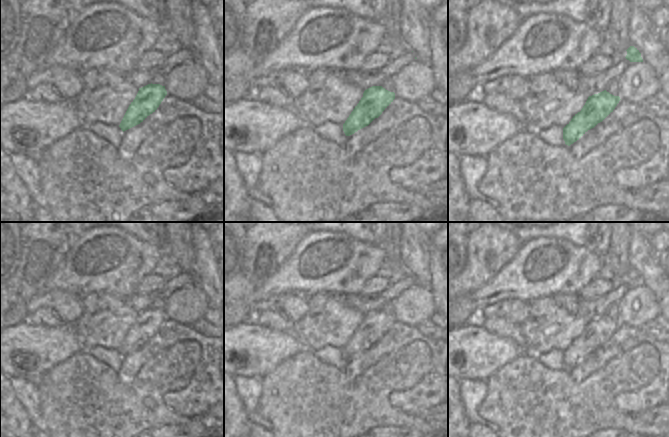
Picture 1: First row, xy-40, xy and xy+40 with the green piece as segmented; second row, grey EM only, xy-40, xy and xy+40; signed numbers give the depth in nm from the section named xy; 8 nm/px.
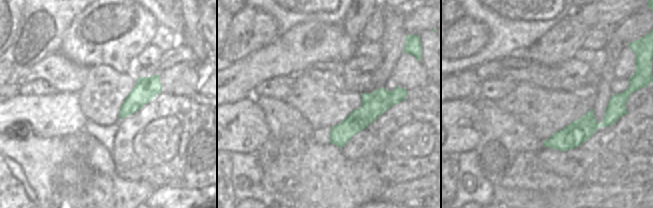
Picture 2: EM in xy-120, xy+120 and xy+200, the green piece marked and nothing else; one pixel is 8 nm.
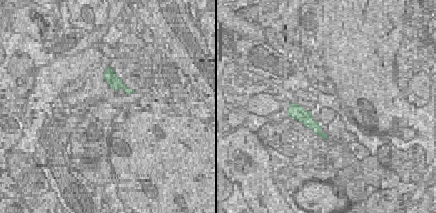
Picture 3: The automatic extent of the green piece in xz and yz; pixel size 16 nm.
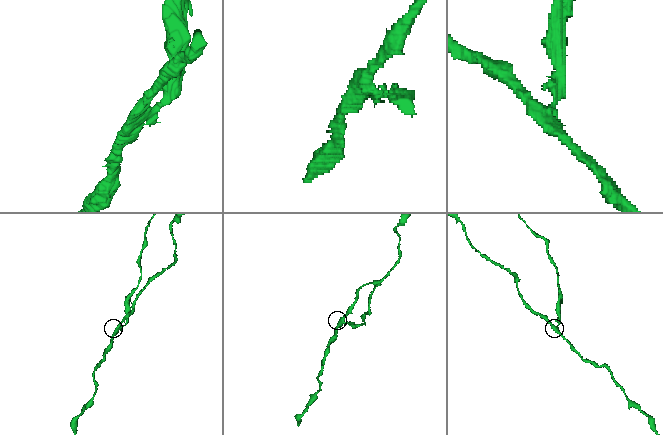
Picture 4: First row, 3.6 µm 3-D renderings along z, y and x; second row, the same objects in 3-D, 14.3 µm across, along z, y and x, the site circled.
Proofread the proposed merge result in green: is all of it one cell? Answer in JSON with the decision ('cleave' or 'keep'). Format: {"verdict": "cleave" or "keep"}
{"verdict": "cleave"}

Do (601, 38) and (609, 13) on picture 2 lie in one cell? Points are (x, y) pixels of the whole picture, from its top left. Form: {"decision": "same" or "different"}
{"decision": "different"}

